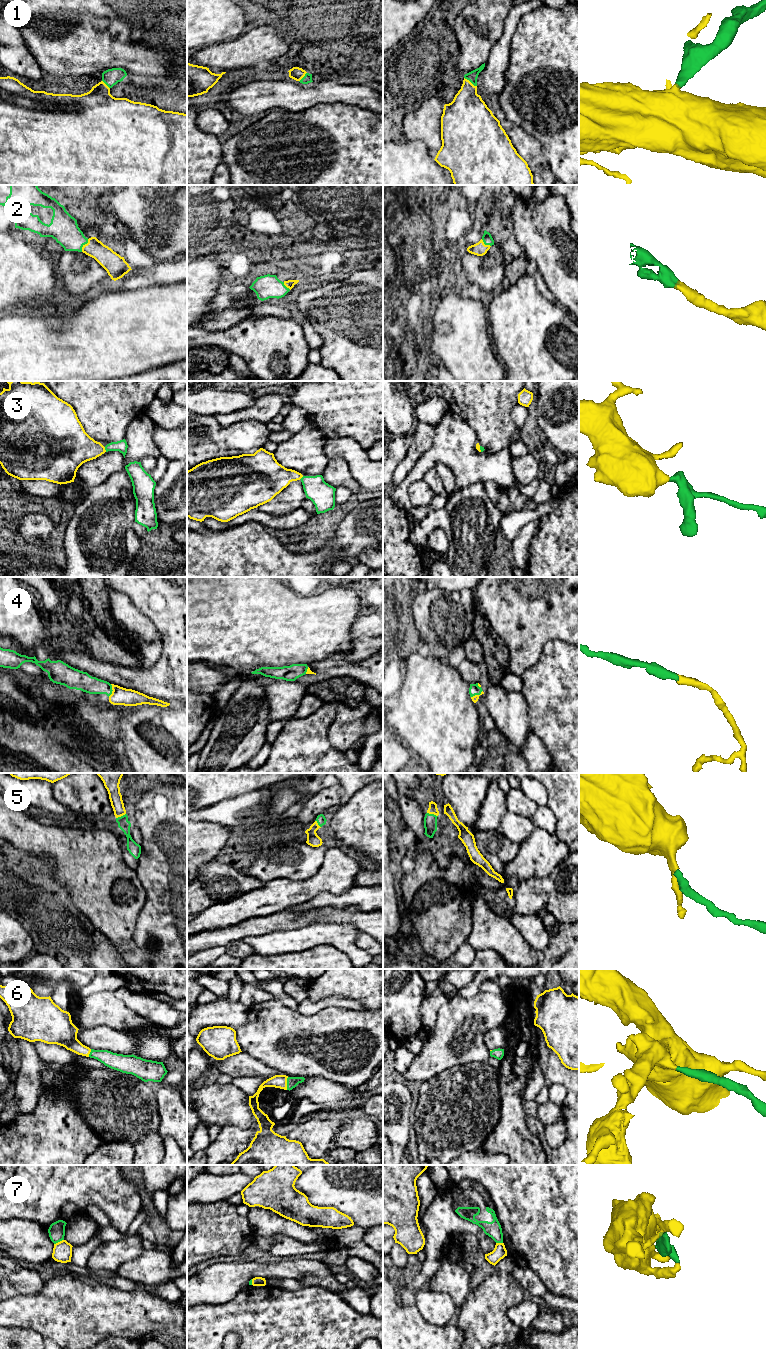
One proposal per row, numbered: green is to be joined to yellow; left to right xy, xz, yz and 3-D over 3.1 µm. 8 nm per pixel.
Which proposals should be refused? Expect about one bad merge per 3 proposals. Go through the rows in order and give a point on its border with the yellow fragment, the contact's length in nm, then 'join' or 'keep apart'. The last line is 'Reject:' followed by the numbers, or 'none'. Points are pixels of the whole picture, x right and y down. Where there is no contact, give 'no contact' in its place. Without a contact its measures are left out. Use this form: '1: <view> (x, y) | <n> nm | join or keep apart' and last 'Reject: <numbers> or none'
1: yz (469, 81) | 130 nm | join
2: xy (84, 245) | 120 nm | join
3: xy (104, 449) | 40 nm | join
4: xy (112, 689) | 110 nm | join
5: yz (432, 813) | 90 nm | join
6: xz (286, 1083) | 110 nm | join
7: xy (58, 1242) | 90 nm | keep apart
Reject: 7

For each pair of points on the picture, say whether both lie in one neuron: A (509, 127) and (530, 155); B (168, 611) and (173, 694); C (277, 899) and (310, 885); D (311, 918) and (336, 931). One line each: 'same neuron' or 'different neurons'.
A: same neuron
B: same neuron
C: same neuron
D: different neurons

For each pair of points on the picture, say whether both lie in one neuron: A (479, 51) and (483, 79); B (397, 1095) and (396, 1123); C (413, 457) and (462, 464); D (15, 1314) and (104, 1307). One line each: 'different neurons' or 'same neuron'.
A: different neurons
B: same neuron
C: different neurons
D: same neuron

